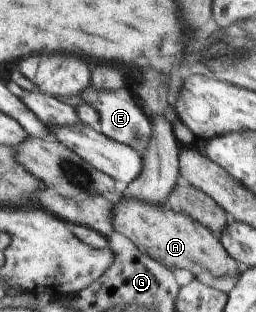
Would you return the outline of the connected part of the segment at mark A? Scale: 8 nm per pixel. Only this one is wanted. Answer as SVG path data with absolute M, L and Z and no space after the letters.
M118 197L117 201L113 202L113 211L111 211L111 227L113 227L114 231L118 234L121 234L123 237L127 238L130 243L133 243L133 245L141 251L142 254L145 254L147 257L150 257L150 259L155 259L161 266L164 266L168 269L187 269L186 276L181 277L182 279L186 279L188 277L195 278L197 275L201 275L201 273L209 273L209 275L213 275L213 277L223 277L223 275L236 275L237 273L237 264L236 260L231 259L229 255L227 255L227 252L223 249L223 246L221 245L221 242L218 240L216 236L213 235L207 227L203 227L201 223L197 223L195 219L191 219L189 215L183 215L181 211L171 211L170 207L166 204L164 205L153 205L153 203L147 203L147 201L137 201L137 199L127 199L127 197Z

